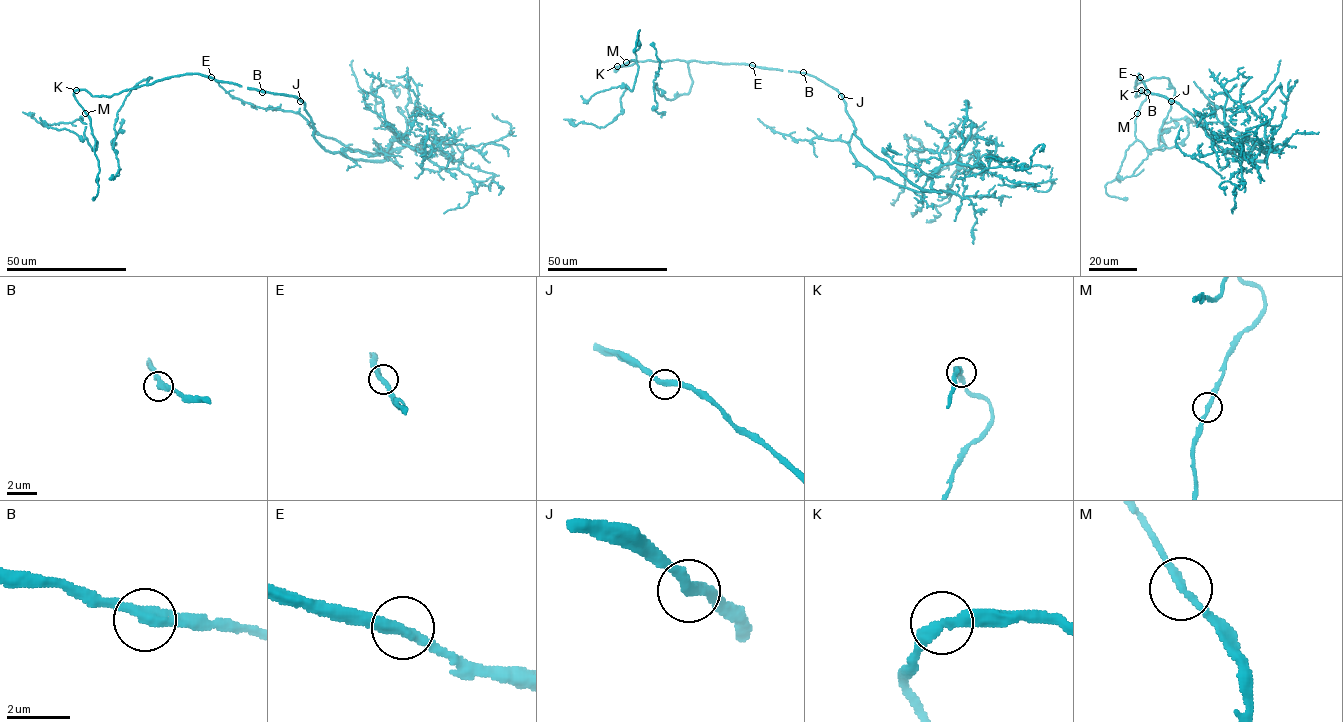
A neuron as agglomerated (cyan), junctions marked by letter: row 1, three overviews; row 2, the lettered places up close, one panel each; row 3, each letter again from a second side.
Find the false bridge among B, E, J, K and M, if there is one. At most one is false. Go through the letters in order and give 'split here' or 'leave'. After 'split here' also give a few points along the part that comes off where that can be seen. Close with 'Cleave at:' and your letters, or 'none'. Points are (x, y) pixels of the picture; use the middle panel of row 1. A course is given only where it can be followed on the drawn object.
B: leave
E: leave
J: leave
K: leave
M: leave
Cleave at: none

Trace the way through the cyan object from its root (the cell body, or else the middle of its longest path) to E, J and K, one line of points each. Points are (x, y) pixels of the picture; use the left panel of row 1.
E: (262, 91), (211, 77)
J: (262, 91), (294, 95), (300, 101)
K: (262, 91), (197, 73), (164, 78), (109, 96), (92, 96), (85, 90), (76, 90)

